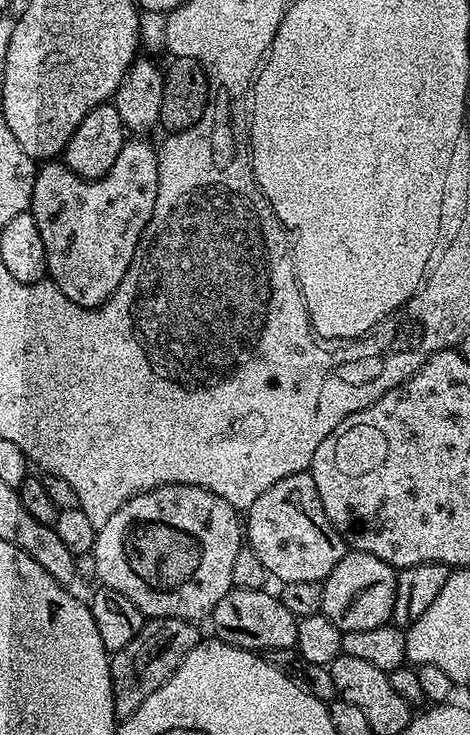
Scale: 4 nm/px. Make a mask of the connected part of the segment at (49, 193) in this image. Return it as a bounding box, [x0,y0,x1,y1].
[30,138,158,308]

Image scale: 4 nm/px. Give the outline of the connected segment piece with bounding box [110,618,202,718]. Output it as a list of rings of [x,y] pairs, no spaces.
[[[152,618],[149,619],[127,646],[122,650],[111,653],[112,661],[112,693],[114,694],[114,710],[117,717],[123,718],[134,714],[158,686],[162,686],[178,670],[180,663],[199,644],[202,633],[197,625],[190,620],[179,620],[178,618]]]

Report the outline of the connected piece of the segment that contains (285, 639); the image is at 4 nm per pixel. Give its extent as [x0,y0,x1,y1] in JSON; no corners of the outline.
[210,586,298,654]

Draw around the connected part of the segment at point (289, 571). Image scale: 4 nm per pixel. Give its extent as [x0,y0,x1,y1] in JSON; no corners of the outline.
[246,471,346,584]

